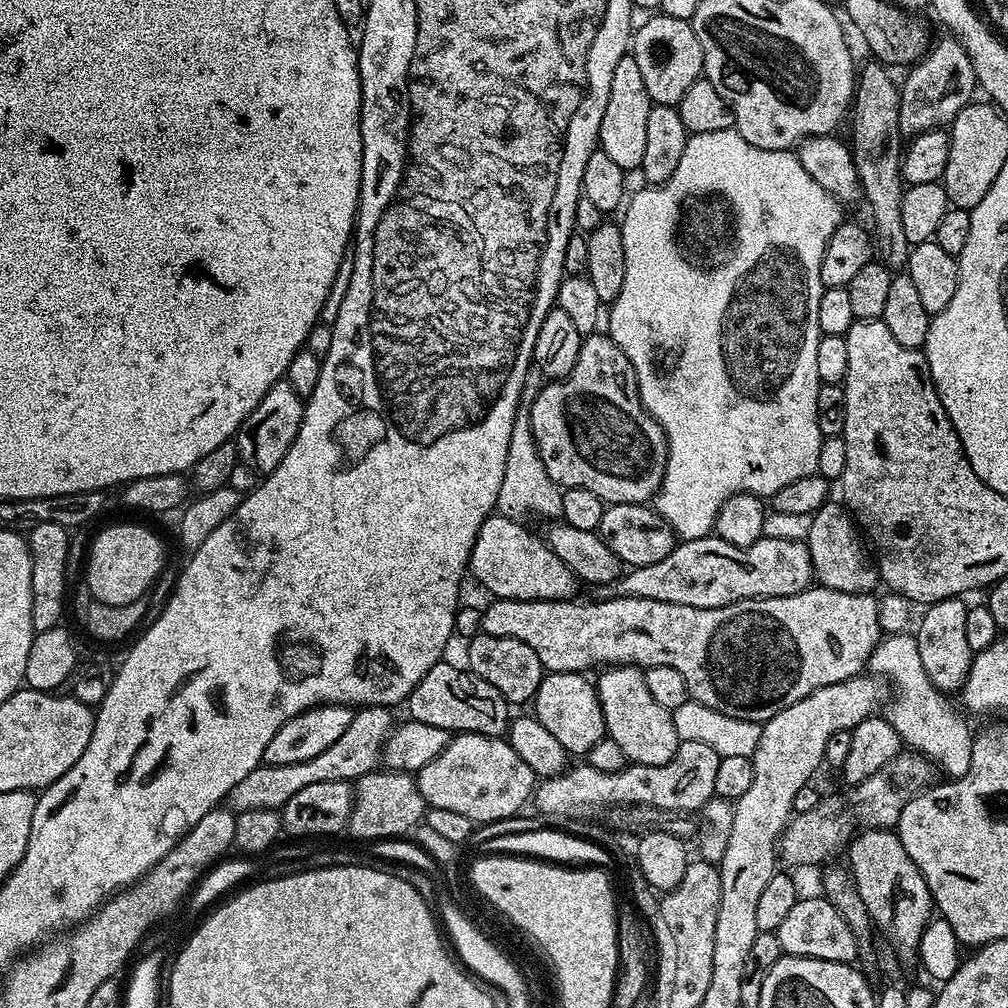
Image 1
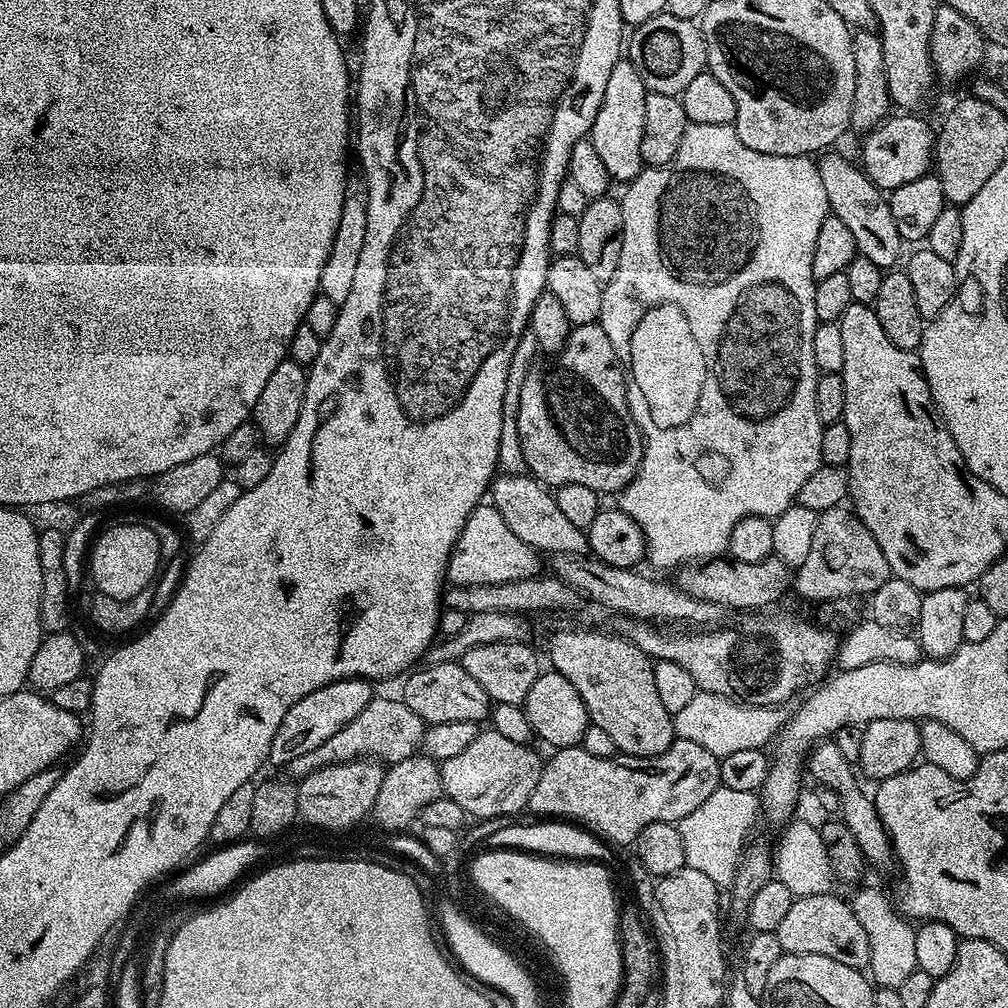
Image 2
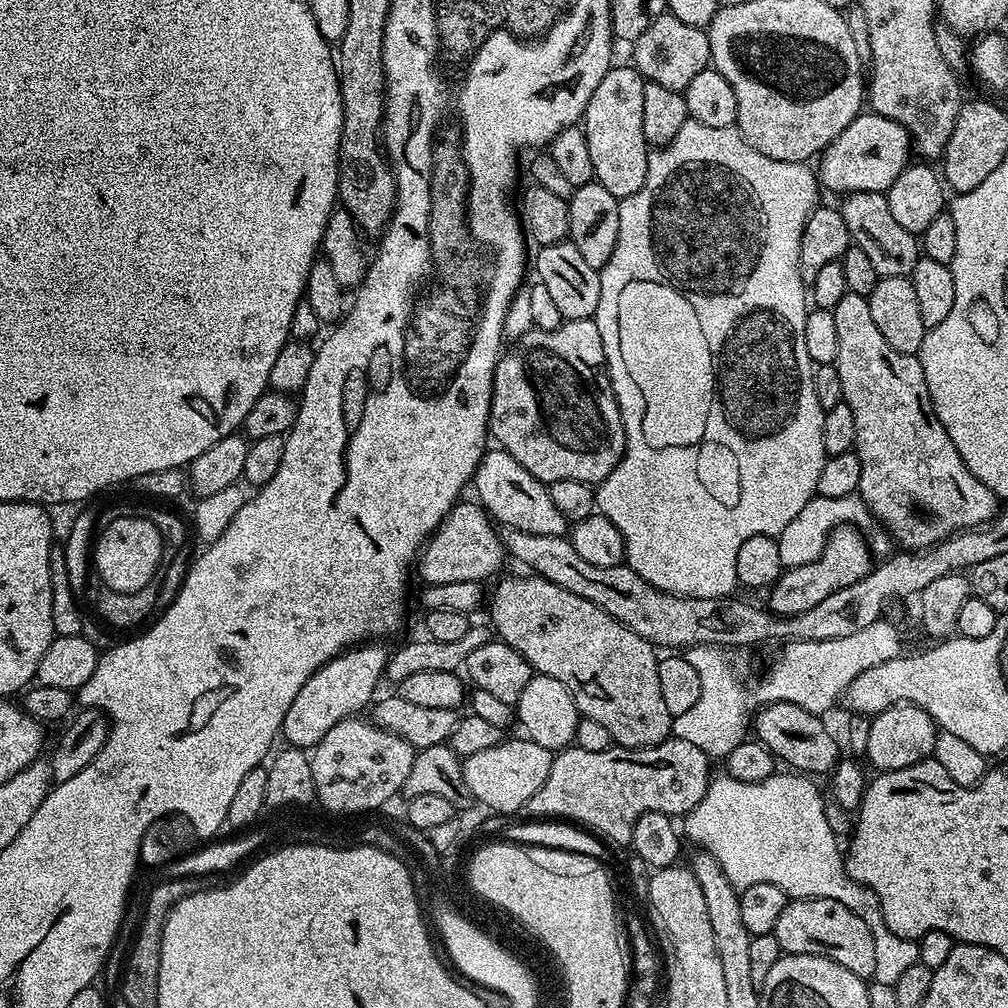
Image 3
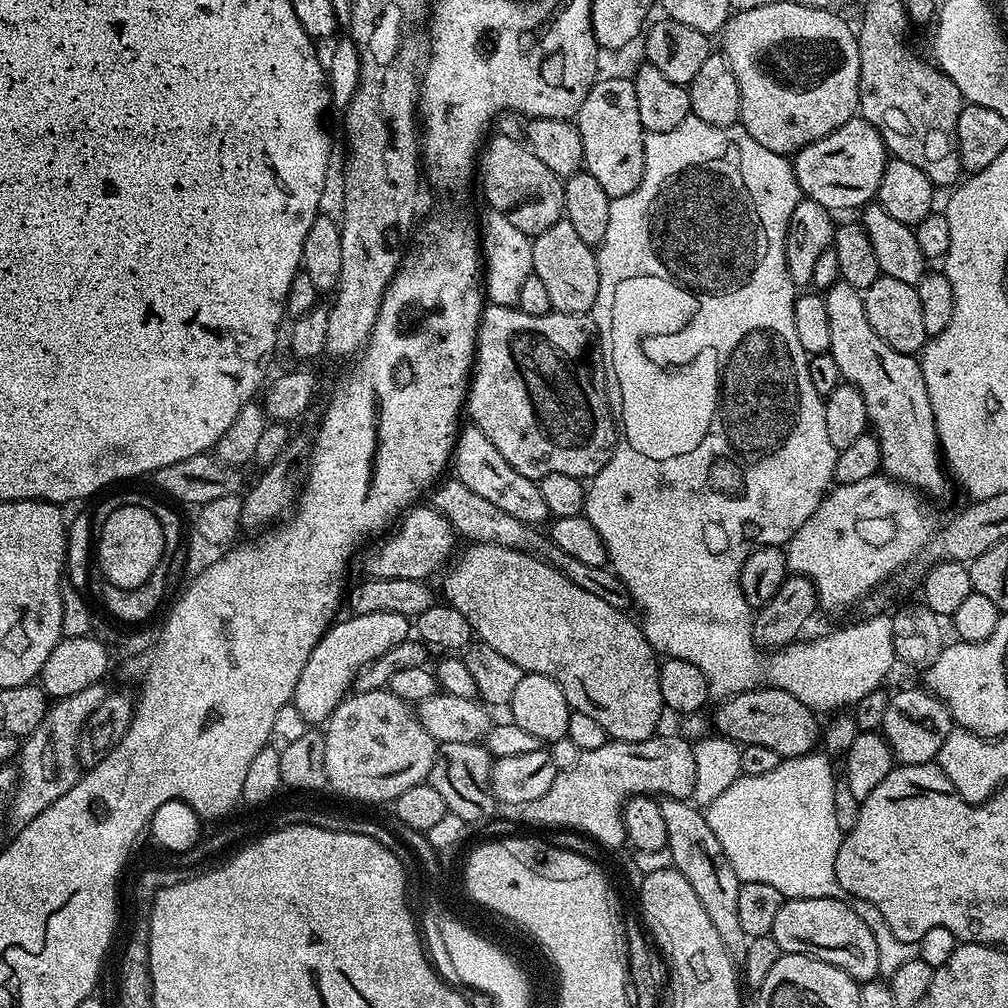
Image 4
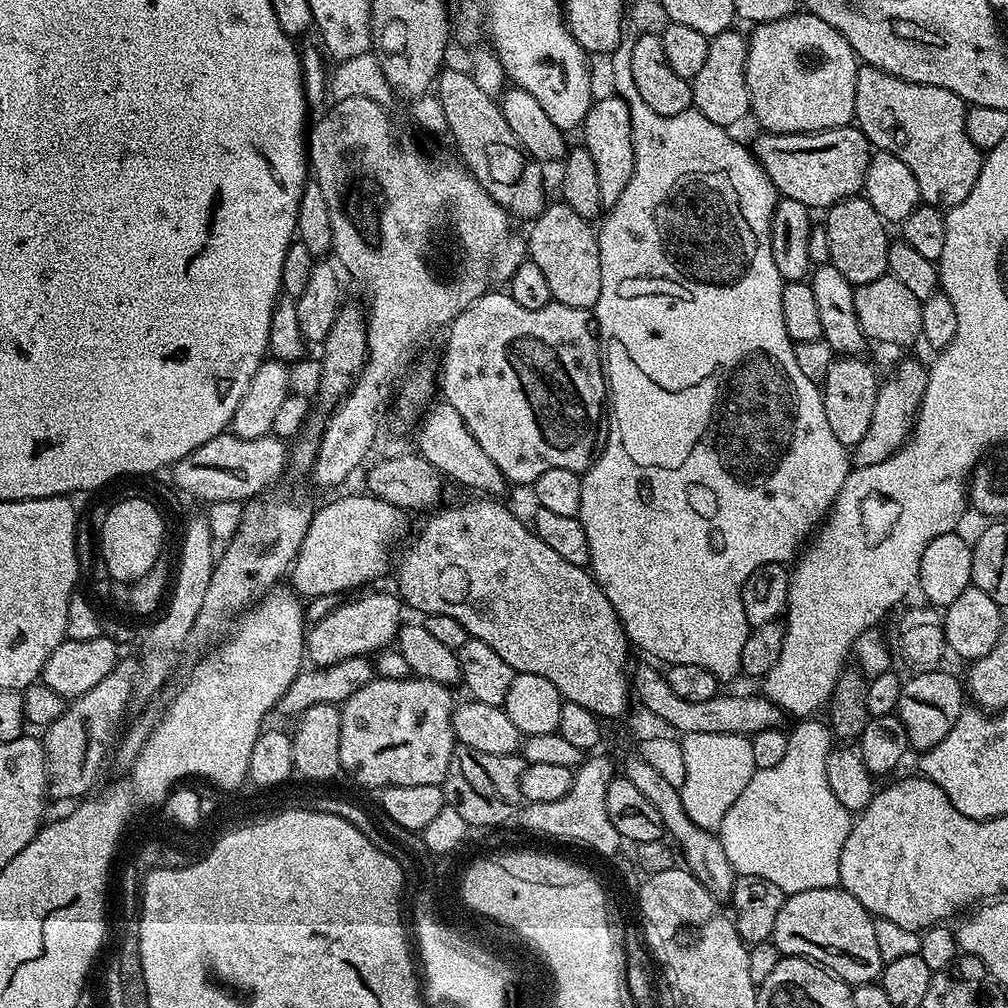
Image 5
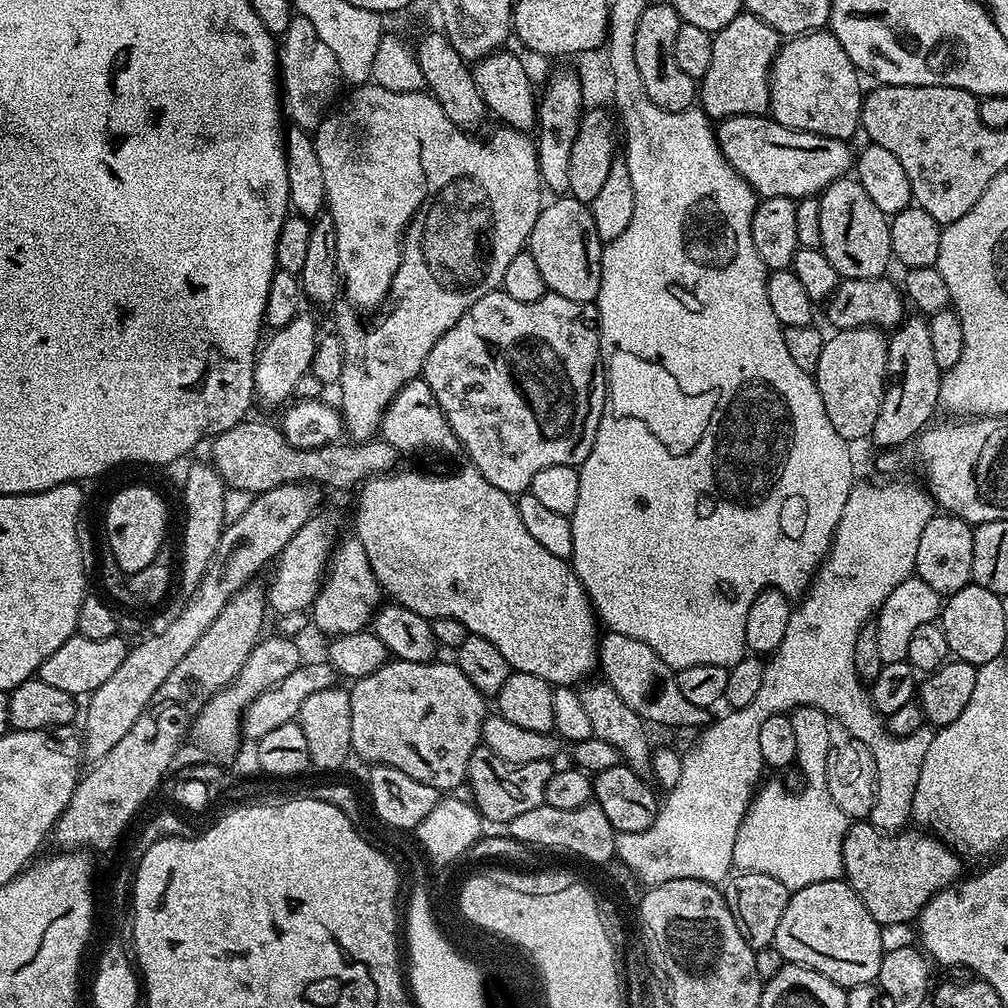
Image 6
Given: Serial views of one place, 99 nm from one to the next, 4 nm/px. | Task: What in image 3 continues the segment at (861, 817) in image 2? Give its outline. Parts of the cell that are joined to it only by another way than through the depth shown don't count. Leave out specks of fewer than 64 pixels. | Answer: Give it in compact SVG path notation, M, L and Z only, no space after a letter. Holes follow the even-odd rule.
M790 702L763 705L754 717L754 736L771 750L773 756L783 763L785 760L789 769L800 774L831 773L842 759L837 744L830 739L830 733L822 726L819 715Z

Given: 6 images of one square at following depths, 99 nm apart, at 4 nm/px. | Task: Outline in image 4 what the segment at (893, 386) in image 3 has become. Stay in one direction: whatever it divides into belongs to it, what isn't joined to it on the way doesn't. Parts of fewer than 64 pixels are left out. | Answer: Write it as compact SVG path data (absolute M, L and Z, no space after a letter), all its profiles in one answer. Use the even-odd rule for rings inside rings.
M837 282L826 289L823 297L826 302L826 314L830 317L828 351L831 352L834 362L838 362L841 377L856 387L866 402L868 423L880 443L881 469L901 485L913 484L932 496L942 495L948 488L949 477L946 475L945 461L942 459L940 441L936 438L934 410L930 406L930 394L926 394L926 378L922 378L919 359L915 355L907 356L886 346L886 342L878 338L874 326L870 326L870 318L866 318L866 306L861 289Z

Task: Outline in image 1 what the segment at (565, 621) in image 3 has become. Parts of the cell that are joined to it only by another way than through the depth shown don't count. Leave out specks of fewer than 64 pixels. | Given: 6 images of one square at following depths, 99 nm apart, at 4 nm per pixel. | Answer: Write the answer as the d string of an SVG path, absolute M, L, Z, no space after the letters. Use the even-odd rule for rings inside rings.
M608 666L600 674L600 677L595 677L594 683L602 706L602 718L607 739L618 742L625 761L642 766L666 766L666 762L670 762L670 758L678 754L681 740L678 738L678 730L674 730L674 718L670 709L661 706L650 695L650 690L646 686L644 669L635 666Z

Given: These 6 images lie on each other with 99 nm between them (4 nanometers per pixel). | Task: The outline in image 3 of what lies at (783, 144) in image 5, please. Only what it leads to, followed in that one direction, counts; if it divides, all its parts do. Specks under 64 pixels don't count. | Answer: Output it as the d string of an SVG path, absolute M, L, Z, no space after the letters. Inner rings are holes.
M871 110L861 111L860 115L830 142L830 146L825 148L818 157L818 180L825 189L839 194L850 192L883 192L887 193L890 186L894 186L894 178L902 174L904 168L907 168L914 156L914 145L912 137L898 122L894 122L885 116L879 116L877 112Z

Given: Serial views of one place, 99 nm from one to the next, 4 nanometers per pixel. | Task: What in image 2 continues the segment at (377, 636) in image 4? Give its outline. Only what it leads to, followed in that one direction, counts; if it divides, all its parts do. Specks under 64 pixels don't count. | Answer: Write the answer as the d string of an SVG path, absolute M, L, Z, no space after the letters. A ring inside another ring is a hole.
M363 678L354 680L339 680L330 682L314 694L306 694L306 698L301 698L299 702L294 702L290 710L286 710L286 718L282 718L282 726L278 726L278 734L274 734L274 742L270 742L270 754L267 763L280 764L286 766L298 754L306 754L306 750L315 750L322 746L326 738L334 738L350 718L358 714L358 710L364 709L374 695L373 685Z

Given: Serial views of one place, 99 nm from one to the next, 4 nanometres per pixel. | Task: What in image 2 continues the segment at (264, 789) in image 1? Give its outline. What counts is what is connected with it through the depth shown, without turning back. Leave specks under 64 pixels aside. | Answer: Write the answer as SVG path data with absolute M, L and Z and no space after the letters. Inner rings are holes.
M373 695L372 701L364 709L358 710L358 714L350 718L350 722L346 722L346 726L342 726L338 734L334 734L334 738L326 738L322 746L316 747L315 750L306 750L306 754L298 754L298 758L289 762L286 765L287 775L303 778L314 770L331 764L365 758L371 758L385 766L397 764L417 755L424 742L425 727L424 720L418 718L418 714L414 714L414 710L410 710L410 706L406 706L403 699L391 700L388 696Z

